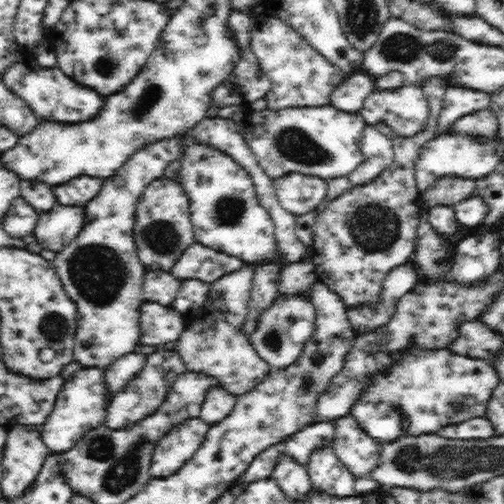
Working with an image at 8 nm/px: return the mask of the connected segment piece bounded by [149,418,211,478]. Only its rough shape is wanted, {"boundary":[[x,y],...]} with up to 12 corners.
{"boundary":[[179,424],[151,458],[151,477],[172,476],[204,443],[211,425]]}

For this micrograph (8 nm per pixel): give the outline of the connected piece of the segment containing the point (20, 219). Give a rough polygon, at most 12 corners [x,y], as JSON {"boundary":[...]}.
{"boundary":[[21,196],[3,228],[11,237],[33,234],[39,214]]}

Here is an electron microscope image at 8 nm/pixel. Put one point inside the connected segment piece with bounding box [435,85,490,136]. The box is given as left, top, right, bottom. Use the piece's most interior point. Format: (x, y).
(458, 101)

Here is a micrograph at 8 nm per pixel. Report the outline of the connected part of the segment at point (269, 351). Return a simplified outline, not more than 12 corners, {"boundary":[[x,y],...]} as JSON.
{"boundary":[[304,293],[279,294],[250,340],[272,369],[300,358],[316,328]]}

